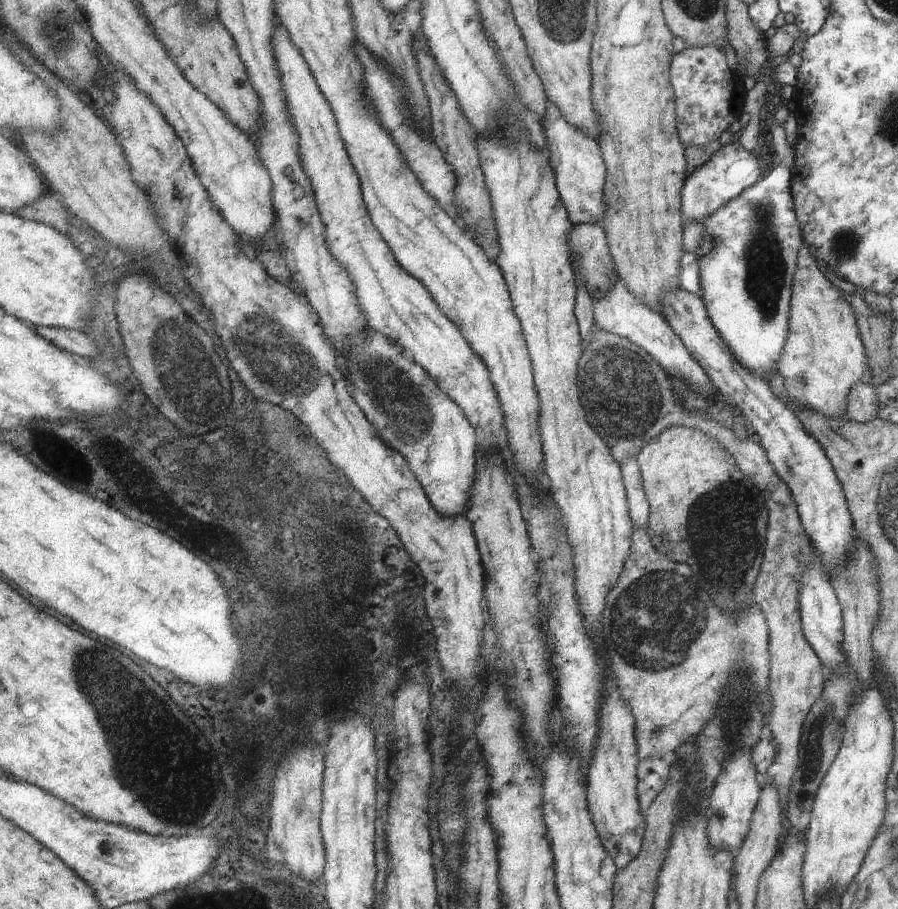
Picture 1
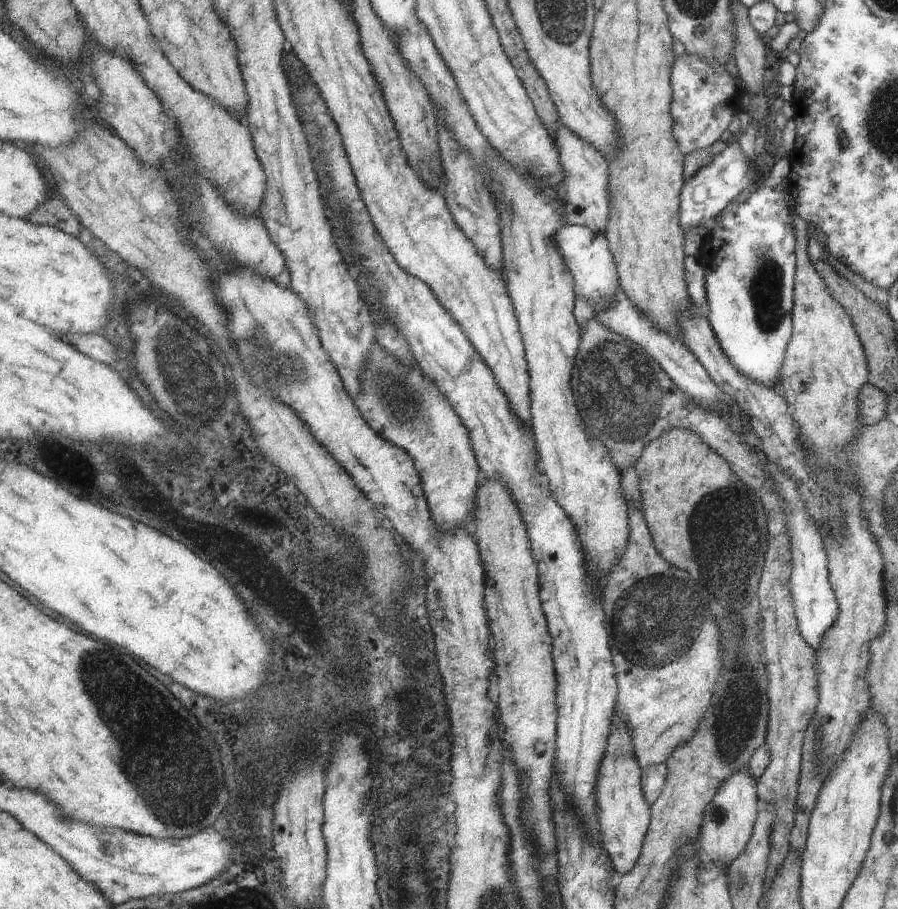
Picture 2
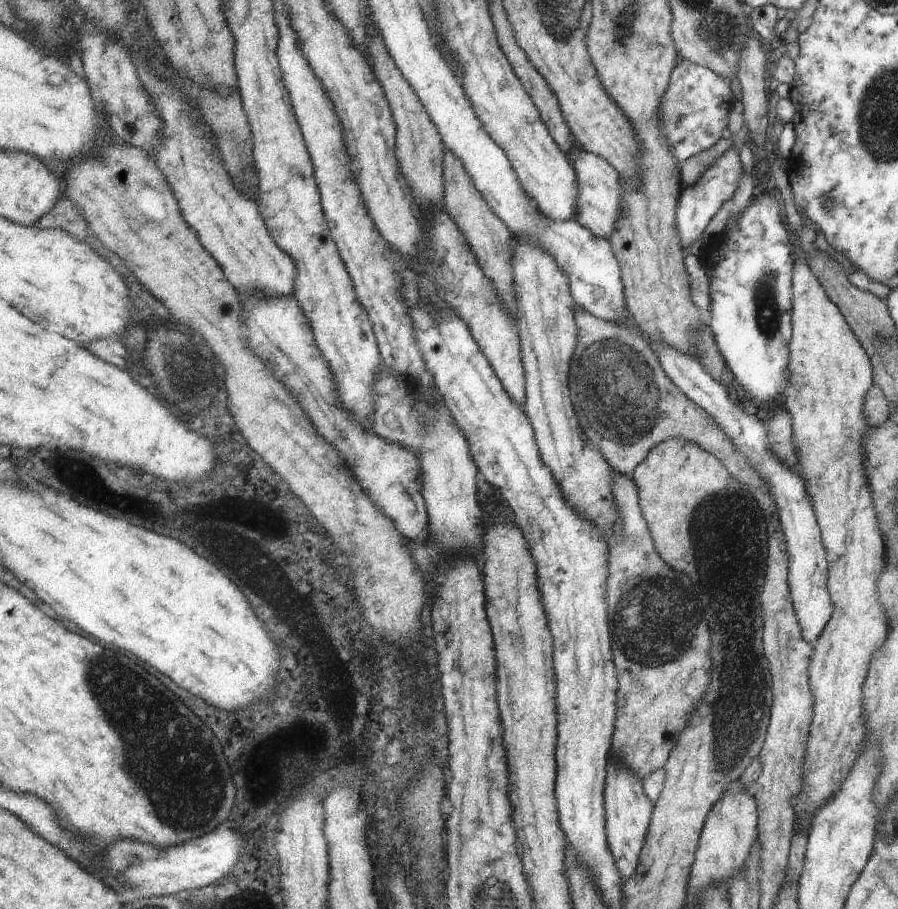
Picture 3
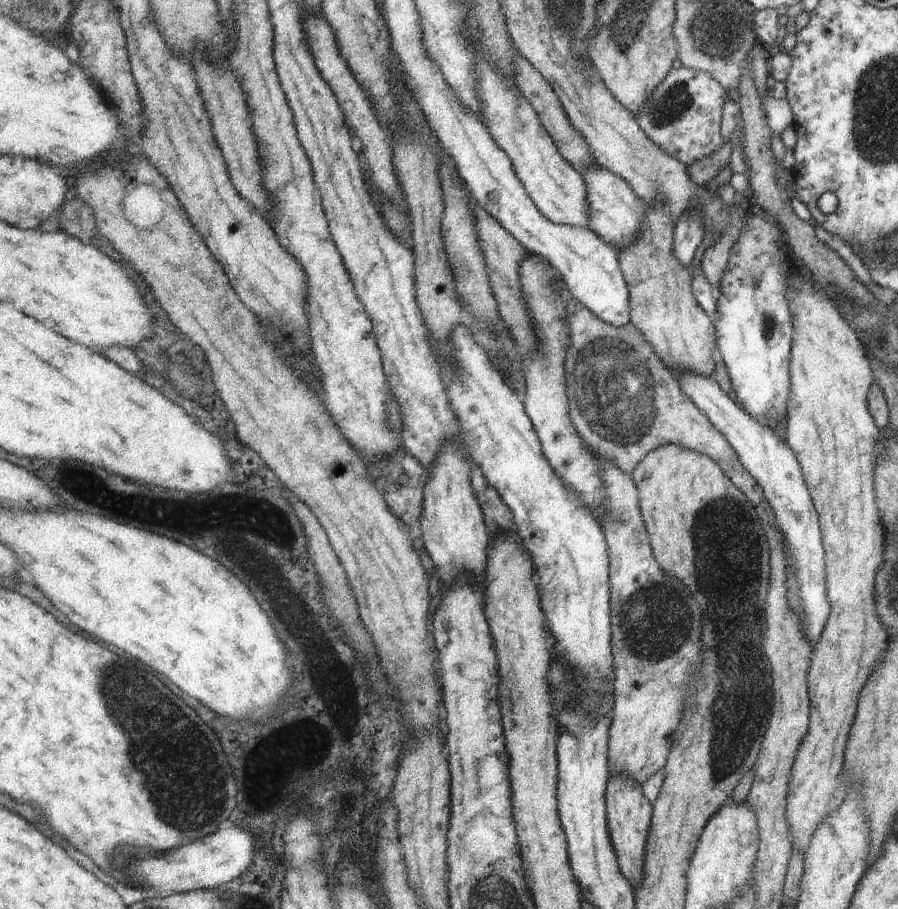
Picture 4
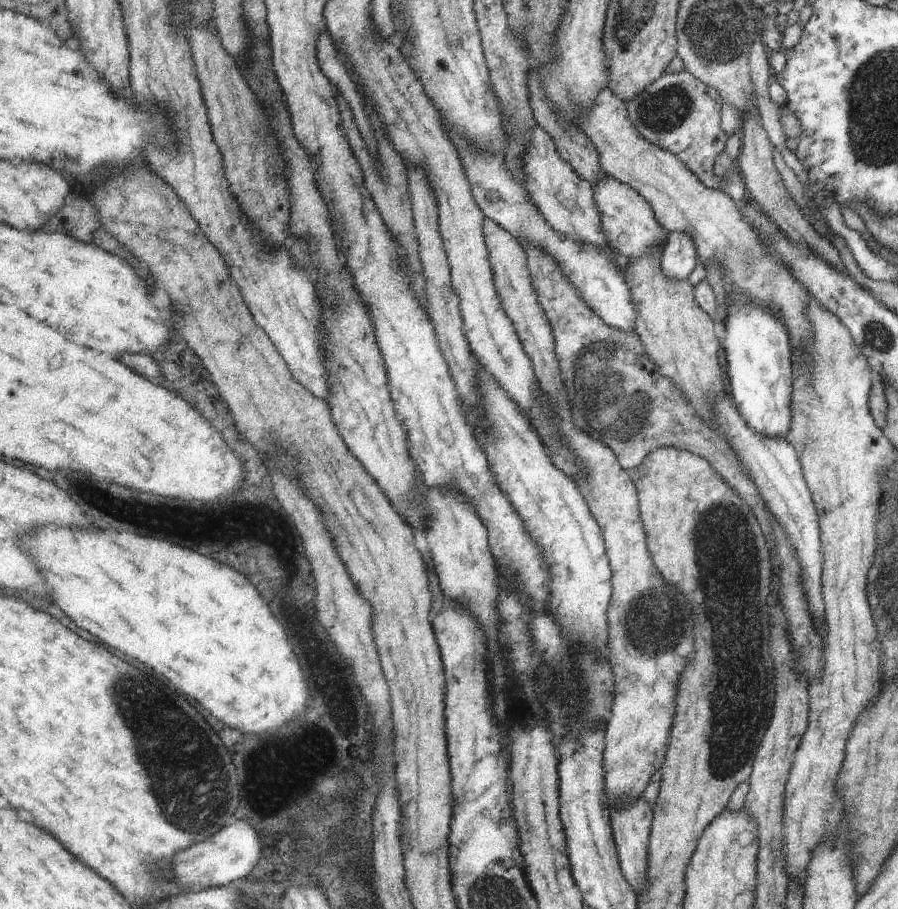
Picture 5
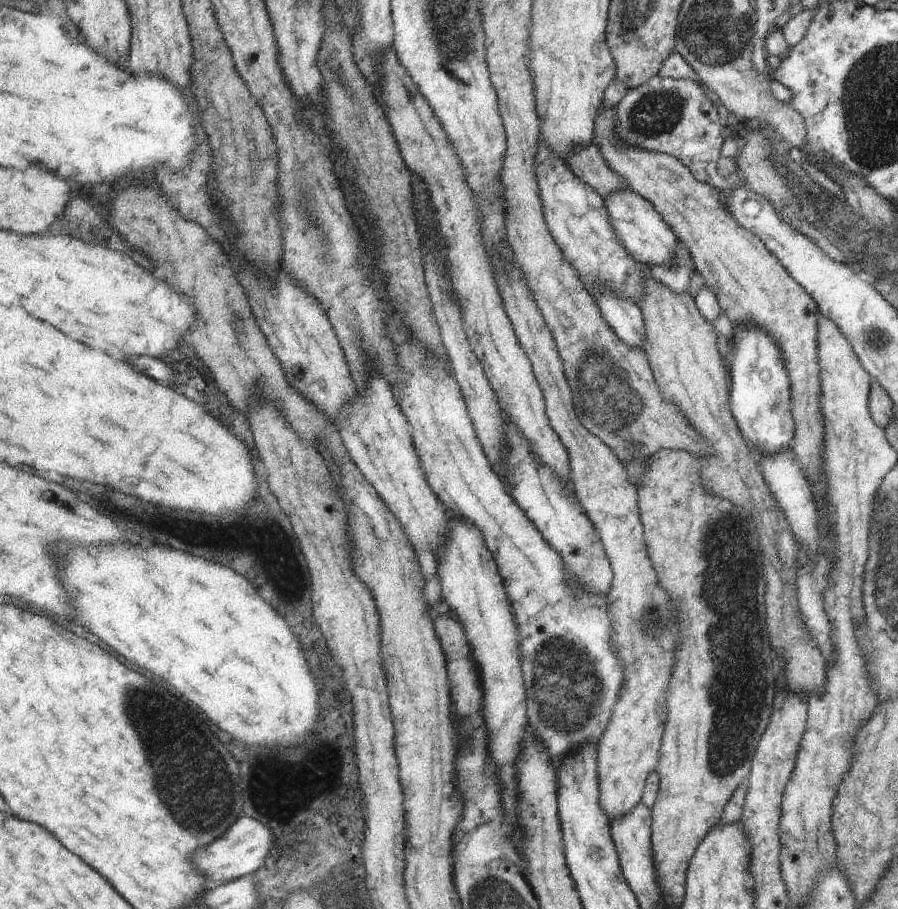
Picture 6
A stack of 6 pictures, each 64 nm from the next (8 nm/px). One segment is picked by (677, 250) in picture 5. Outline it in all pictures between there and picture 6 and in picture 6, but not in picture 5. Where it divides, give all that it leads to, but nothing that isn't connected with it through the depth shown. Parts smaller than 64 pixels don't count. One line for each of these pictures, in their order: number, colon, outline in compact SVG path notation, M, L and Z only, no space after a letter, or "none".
6: M679 256L677 264L673 266L645 266L649 270L651 280L655 280L657 284L661 284L663 288L669 288L671 292L675 292L677 296L691 292L689 288L689 278L695 272L693 260L687 260L687 256Z

